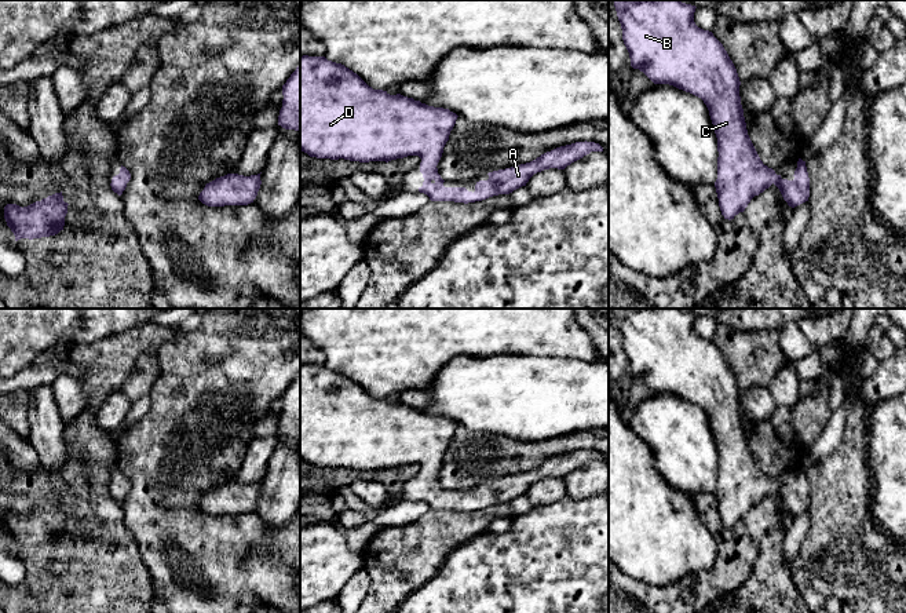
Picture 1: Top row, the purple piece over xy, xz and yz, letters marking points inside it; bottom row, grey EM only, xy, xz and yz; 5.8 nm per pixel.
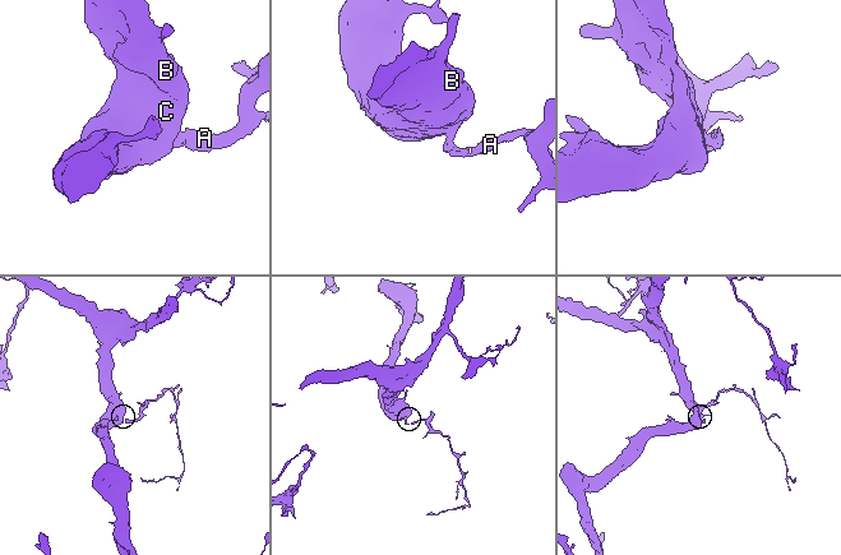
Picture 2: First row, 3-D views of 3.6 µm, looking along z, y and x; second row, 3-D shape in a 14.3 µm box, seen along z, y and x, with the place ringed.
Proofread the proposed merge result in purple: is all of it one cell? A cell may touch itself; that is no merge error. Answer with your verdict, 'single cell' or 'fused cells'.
single cell

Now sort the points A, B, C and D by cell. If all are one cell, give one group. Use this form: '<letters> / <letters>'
A B C D

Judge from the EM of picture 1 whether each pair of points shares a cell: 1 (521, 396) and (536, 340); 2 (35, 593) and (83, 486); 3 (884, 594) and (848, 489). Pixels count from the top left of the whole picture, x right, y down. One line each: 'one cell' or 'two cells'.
1: two cells
2: one cell
3: one cell

